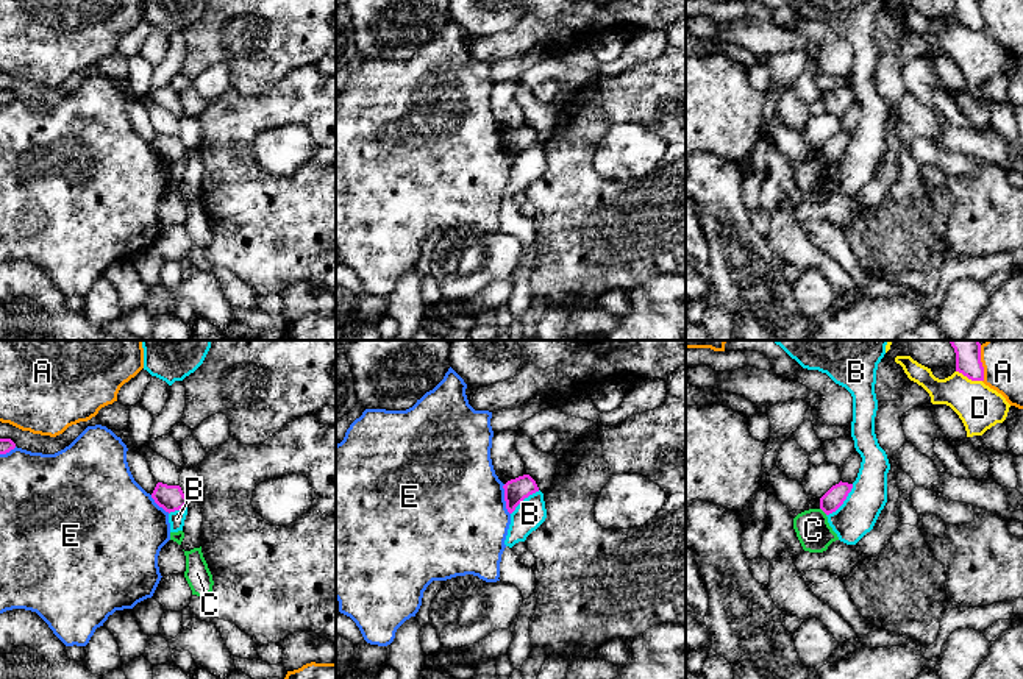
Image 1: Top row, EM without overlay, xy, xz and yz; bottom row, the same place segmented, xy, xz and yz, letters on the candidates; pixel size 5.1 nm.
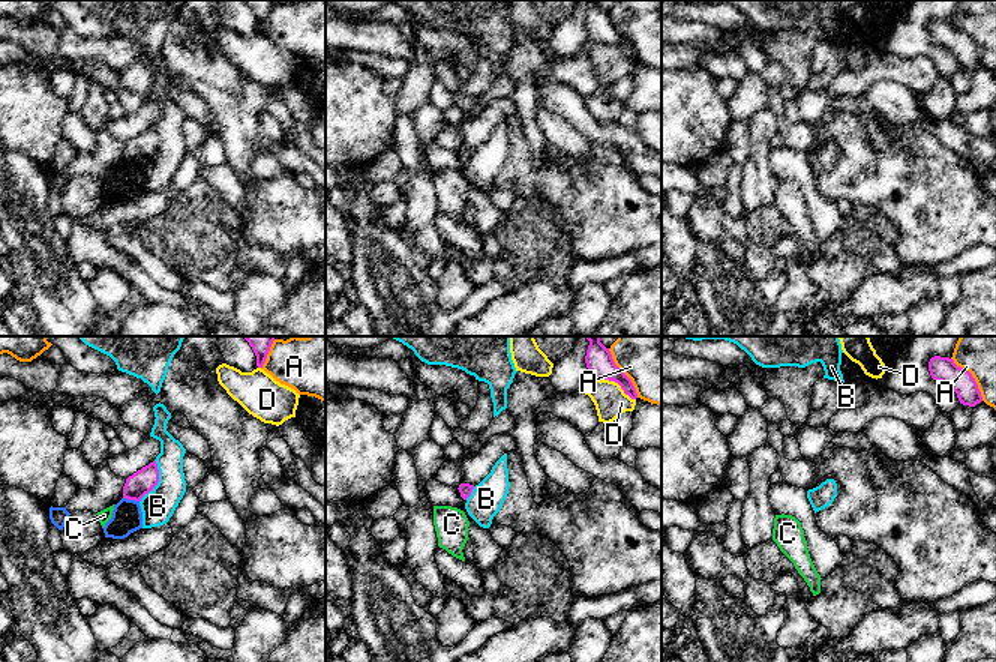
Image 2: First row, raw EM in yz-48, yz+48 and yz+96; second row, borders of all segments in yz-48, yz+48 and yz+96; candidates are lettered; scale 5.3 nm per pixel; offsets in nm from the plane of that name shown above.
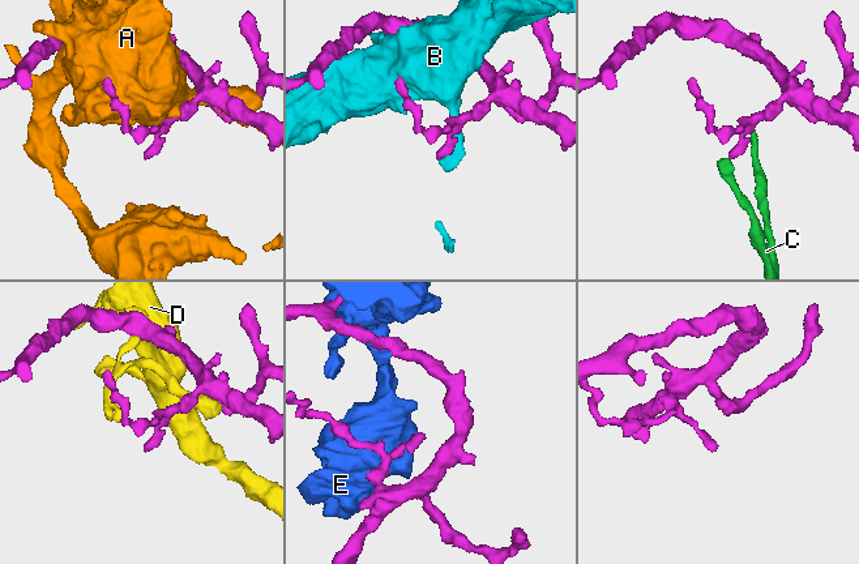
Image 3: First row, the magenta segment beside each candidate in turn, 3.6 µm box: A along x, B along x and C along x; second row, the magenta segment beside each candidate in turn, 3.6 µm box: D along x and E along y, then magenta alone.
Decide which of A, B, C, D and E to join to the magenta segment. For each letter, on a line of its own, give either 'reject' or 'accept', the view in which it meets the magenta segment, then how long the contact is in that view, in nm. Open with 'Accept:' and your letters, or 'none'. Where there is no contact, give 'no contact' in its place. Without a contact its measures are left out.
Accept: none
A: reject; contact in yz; length 170 nm
B: reject; contact in yz; length 220 nm
C: reject; contact in yz; length 50 nm
D: reject; contact in yz; length 150 nm
E: reject; contact in xz; length 160 nm

